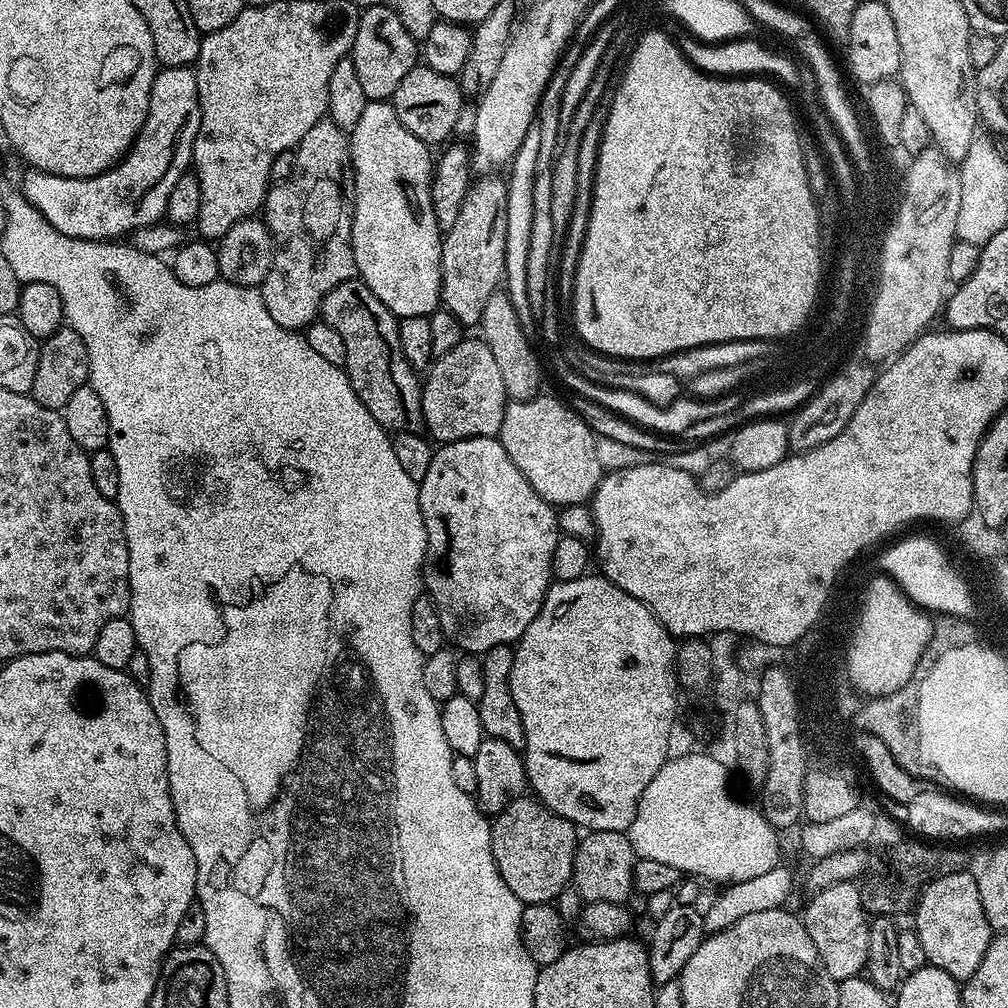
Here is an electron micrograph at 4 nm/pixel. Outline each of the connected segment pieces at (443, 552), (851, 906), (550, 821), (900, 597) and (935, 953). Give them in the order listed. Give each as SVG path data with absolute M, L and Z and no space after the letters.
M490 436L453 440L437 447L426 478L418 483L428 539L424 588L438 610L445 637L468 654L483 654L503 644L515 645L526 626L540 613L544 595L554 580L552 559L558 539L557 509L526 482L522 470L510 462L510 454L506 454L499 439Z
M845 882L813 891L812 901L802 911L806 934L810 934L810 942L814 942L814 950L818 950L822 966L826 966L826 974L838 982L861 975L867 966L870 916L864 909L865 897L856 886Z
M525 794L510 802L506 810L495 813L491 825L494 862L506 886L524 905L551 903L562 889L569 887L579 843L575 824L554 814L541 800Z
M873 575L868 590L872 601L864 611L865 623L858 630L856 649L850 653L850 666L856 676L855 691L865 692L868 698L890 696L913 683L912 675L922 664L924 651L934 637L933 617L913 604L889 576Z
M971 871L947 874L924 885L920 893L914 930L918 938L922 938L928 964L946 970L946 974L956 980L968 980L974 970L982 966L982 958L986 958L986 950L994 935L986 910L982 910L977 877Z

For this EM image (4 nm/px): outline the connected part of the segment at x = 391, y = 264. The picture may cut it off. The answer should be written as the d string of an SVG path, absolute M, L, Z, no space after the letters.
M370 100L366 110L362 110L362 115L358 118L358 126L354 126L350 133L350 147L352 149L352 174L356 177L356 194L352 206L352 249L354 250L354 262L359 279L363 280L370 290L391 312L398 318L406 316L426 316L441 307L440 303L440 242L442 233L434 218L434 208L430 198L432 189L432 173L434 171L434 156L431 156L429 145L424 144L402 122L398 122L398 114L392 109L391 103L382 100Z

